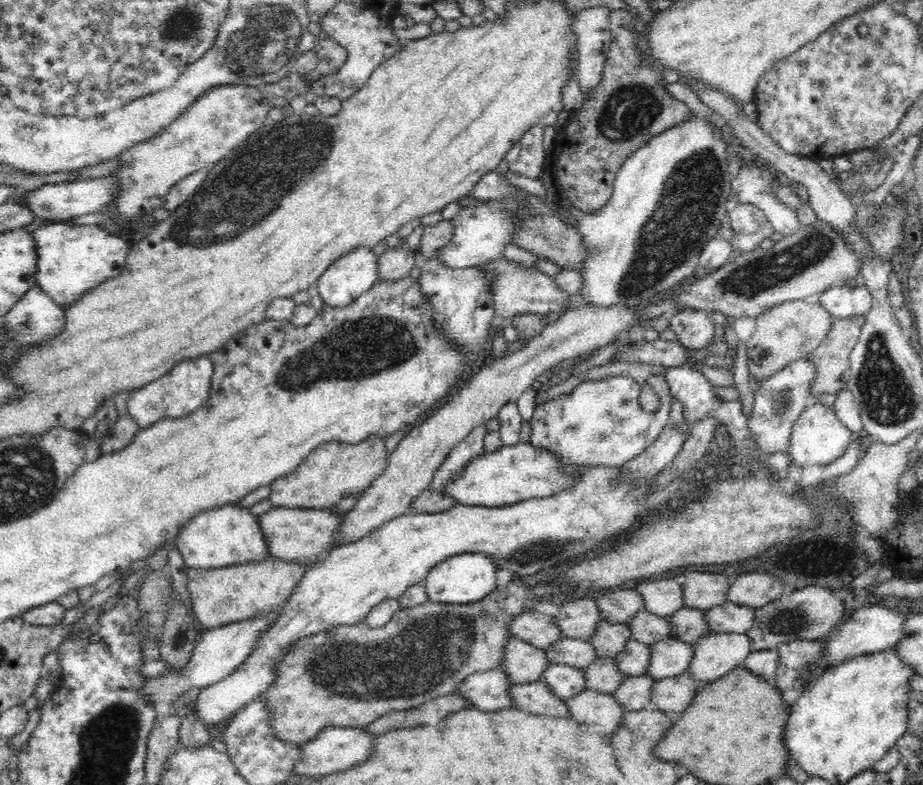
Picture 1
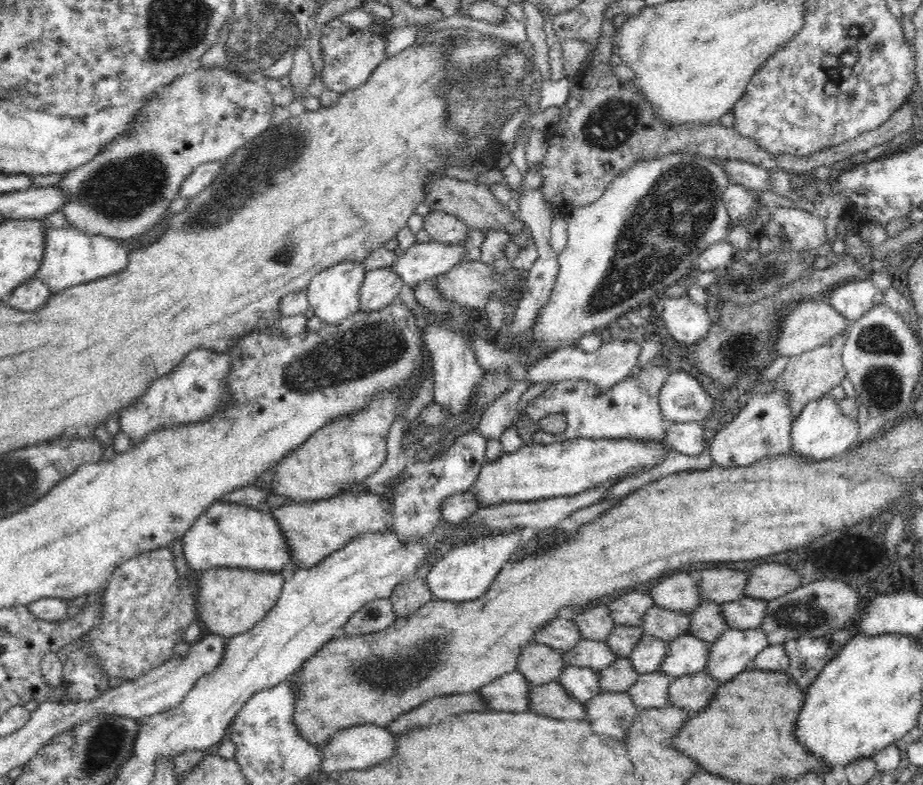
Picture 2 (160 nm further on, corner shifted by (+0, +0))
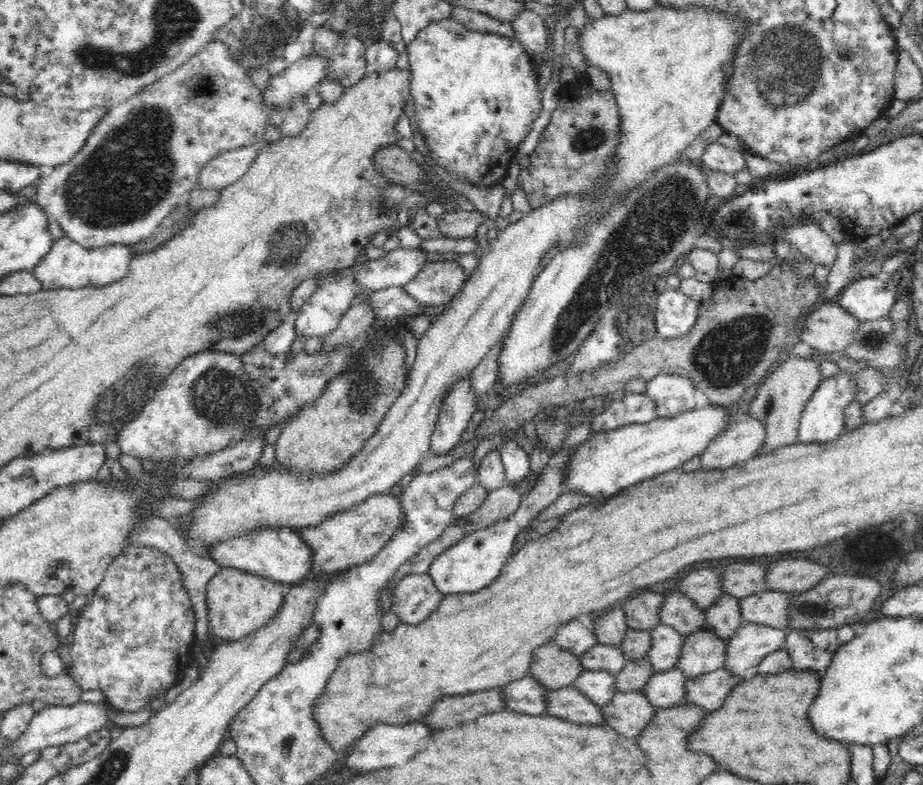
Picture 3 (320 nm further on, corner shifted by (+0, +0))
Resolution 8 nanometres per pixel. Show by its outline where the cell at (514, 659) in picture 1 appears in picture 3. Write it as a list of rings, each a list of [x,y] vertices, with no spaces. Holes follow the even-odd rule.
[[[552,641],[548,645],[534,650],[532,664],[530,664],[530,673],[545,689],[548,691],[560,690],[566,686],[573,686],[574,680],[585,670],[580,663],[580,657],[566,649],[555,645]]]

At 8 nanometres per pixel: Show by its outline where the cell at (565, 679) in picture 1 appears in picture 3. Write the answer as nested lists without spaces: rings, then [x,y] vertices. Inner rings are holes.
[[[582,670],[582,674],[574,680],[574,687],[586,694],[594,704],[604,708],[612,702],[618,690],[614,687],[616,675],[605,670]]]

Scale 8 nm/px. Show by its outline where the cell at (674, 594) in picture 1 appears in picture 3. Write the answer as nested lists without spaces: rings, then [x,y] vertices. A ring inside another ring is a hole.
[[[710,568],[694,570],[676,586],[675,591],[682,592],[692,599],[700,609],[706,611],[723,594],[721,574]]]

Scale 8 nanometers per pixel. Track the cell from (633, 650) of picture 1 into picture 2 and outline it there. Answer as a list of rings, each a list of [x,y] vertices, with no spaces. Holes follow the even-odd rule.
[[[643,632],[629,657],[636,672],[648,674],[660,669],[669,652],[668,644],[669,642]]]

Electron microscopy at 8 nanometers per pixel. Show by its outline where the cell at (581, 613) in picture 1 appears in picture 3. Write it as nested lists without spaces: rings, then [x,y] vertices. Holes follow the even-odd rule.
[[[621,605],[595,616],[593,631],[599,644],[621,647],[628,629],[626,613]]]

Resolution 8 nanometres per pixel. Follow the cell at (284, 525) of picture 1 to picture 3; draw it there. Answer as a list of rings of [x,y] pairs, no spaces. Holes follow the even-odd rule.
[[[396,492],[372,494],[363,504],[343,510],[324,520],[320,525],[298,528],[297,532],[312,549],[312,569],[314,573],[336,574],[348,568],[370,562],[390,543],[393,536],[405,524],[405,513]]]

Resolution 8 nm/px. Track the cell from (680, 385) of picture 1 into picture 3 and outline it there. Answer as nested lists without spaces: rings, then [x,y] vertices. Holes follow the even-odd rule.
[[[659,374],[647,381],[645,393],[654,401],[657,416],[670,418],[696,408],[696,390],[689,378]]]

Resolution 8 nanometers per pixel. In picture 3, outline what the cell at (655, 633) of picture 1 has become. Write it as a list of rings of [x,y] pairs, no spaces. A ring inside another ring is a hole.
[[[670,591],[660,608],[661,624],[670,625],[685,636],[705,630],[705,611],[682,592]]]

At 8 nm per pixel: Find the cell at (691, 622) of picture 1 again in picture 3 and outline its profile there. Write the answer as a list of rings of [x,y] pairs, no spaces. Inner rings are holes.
[[[728,594],[720,595],[717,602],[705,611],[706,627],[720,638],[729,640],[744,624],[740,613],[740,599]]]

